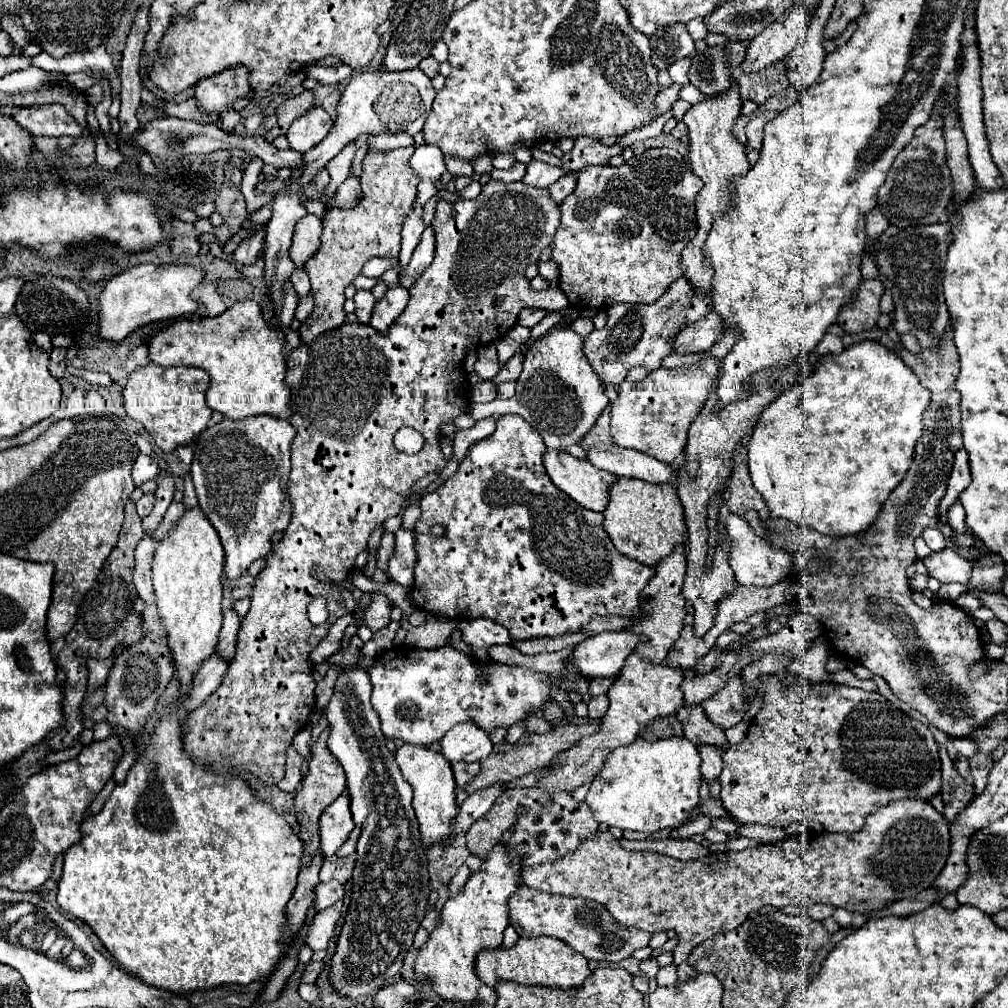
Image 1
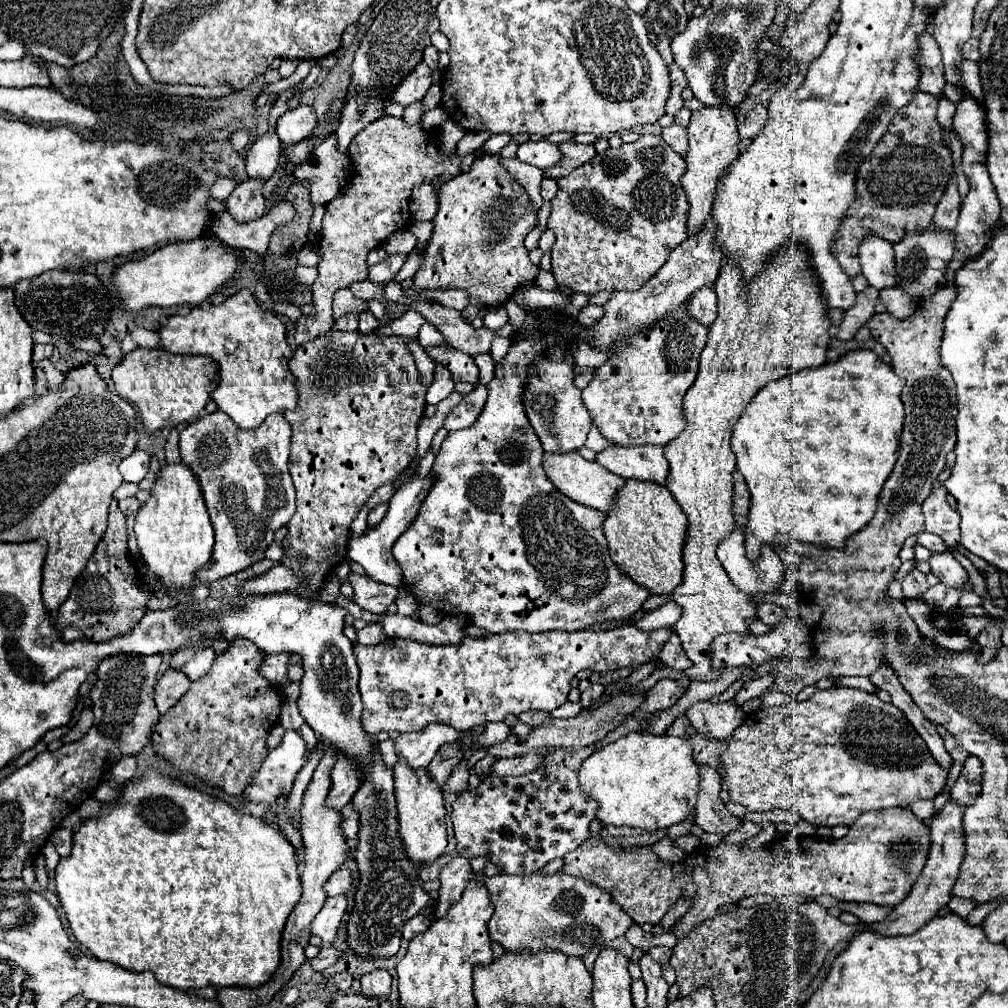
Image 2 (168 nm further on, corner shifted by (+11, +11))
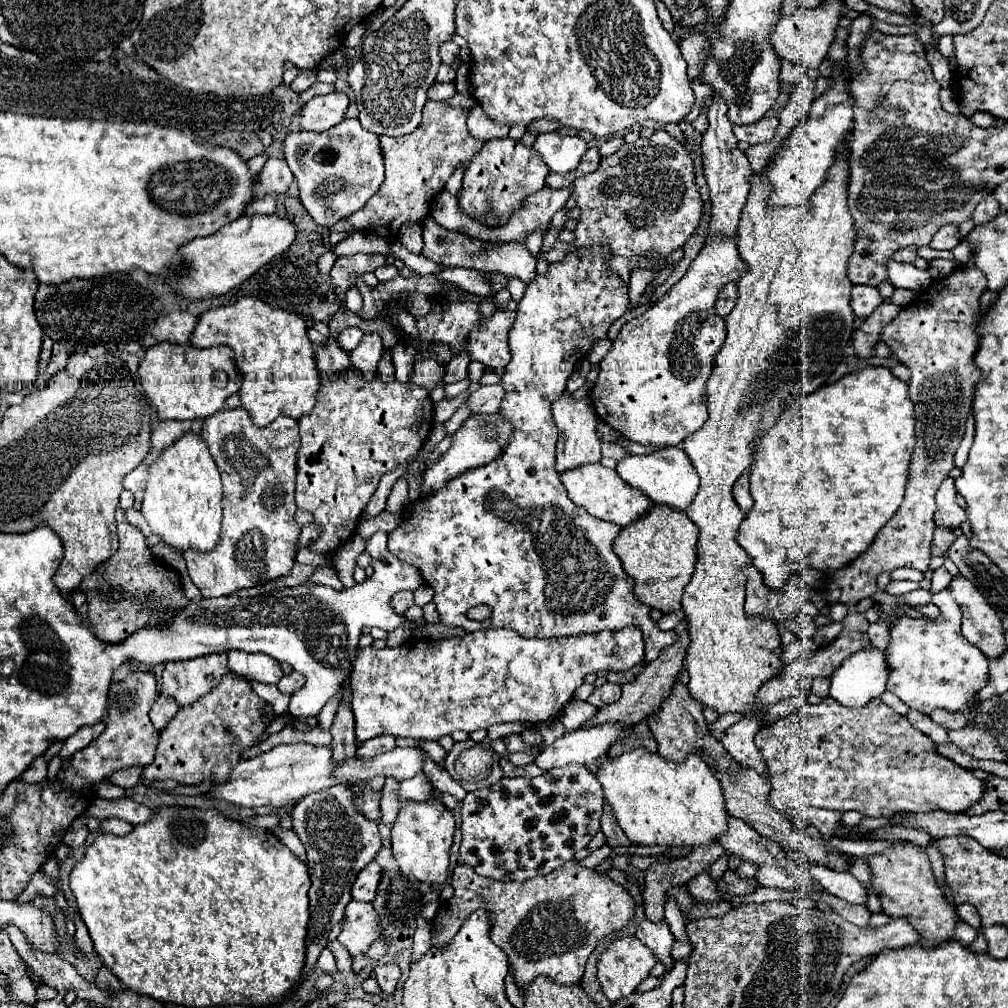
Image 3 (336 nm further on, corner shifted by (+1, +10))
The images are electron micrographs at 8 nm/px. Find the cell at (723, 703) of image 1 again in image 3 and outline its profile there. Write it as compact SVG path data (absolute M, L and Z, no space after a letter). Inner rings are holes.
M742 719L736 725L732 725L730 729L726 729L720 743L734 757L736 763L746 765L746 767L754 769L756 773L760 773L762 777L766 777L764 759L762 759L758 747L754 745L754 735L756 735L758 729L760 729L758 721Z

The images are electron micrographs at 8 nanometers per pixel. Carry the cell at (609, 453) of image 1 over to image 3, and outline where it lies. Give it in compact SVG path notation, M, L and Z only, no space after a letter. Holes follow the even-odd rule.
M664 447L650 455L630 455L622 461L618 461L616 473L632 487L640 489L646 497L650 497L656 505L668 505L676 511L684 511L690 501L694 501L698 491L698 473L690 465L690 459L686 457L682 447Z

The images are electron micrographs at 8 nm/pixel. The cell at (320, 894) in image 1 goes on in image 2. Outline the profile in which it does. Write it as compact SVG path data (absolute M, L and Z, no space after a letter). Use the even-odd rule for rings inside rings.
M338 868L338 872L334 872L328 878L328 884L324 884L324 892L328 896L336 896L336 894L346 894L352 888L352 872L348 868Z

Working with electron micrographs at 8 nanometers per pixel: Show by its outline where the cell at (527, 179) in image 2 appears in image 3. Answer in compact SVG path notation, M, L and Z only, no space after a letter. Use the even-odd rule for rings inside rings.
M536 231L536 233L528 235L528 239L524 241L524 245L528 247L528 251L530 251L534 257L538 257L538 253L540 253L540 247L542 247L542 239L544 239L544 231Z

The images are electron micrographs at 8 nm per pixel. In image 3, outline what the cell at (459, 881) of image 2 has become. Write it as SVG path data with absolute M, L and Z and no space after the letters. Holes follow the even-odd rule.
M568 861L550 875L526 881L494 881L474 873L470 865L458 865L452 871L452 887L454 897L440 905L432 921L432 945L436 949L444 949L450 943L450 939L458 933L466 917L476 909L484 909L490 913L490 939L508 955L514 981L522 989L526 989L526 985L540 975L550 977L558 985L578 983L584 975L584 967L590 953L596 949L602 937L626 927L634 917L634 899L630 897L630 893L622 885L614 883L610 877L602 877L594 869L582 867L578 861Z

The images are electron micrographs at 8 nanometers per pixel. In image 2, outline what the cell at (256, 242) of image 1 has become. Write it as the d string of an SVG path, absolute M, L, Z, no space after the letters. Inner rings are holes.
M248 178L246 182L238 184L234 192L224 200L226 210L234 216L236 222L252 222L258 220L266 210L266 200L262 196L264 182L258 178Z

